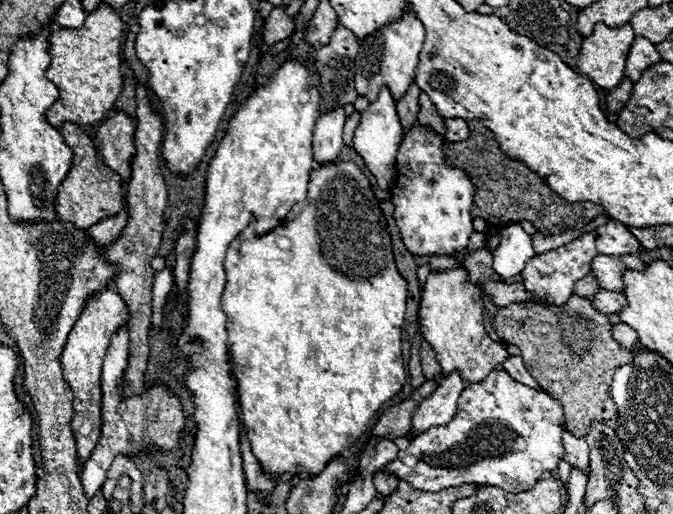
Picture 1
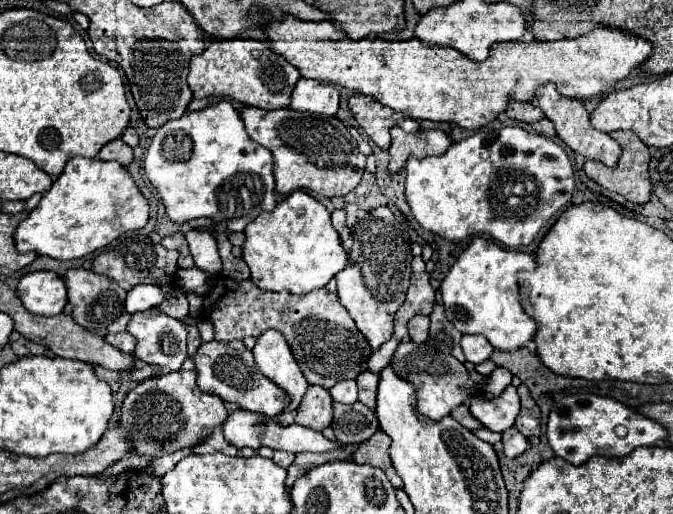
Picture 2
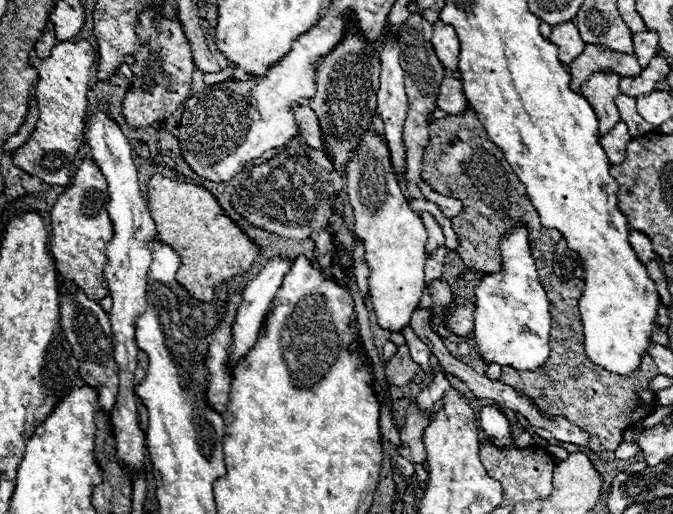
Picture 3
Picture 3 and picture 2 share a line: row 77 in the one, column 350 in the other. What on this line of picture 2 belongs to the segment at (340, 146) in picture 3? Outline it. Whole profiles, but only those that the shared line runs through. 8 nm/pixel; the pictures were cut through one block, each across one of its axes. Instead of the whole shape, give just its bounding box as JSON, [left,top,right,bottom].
[204,276,372,388]

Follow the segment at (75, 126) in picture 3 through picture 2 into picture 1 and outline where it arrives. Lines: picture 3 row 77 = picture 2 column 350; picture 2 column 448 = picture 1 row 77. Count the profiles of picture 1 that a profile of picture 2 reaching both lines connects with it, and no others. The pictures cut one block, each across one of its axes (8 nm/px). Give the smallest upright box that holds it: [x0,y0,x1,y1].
[46,4,124,128]

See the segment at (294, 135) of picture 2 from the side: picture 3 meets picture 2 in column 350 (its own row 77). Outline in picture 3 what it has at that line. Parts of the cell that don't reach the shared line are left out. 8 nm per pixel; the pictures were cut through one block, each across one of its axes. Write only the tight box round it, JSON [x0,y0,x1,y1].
[122,12,194,128]

